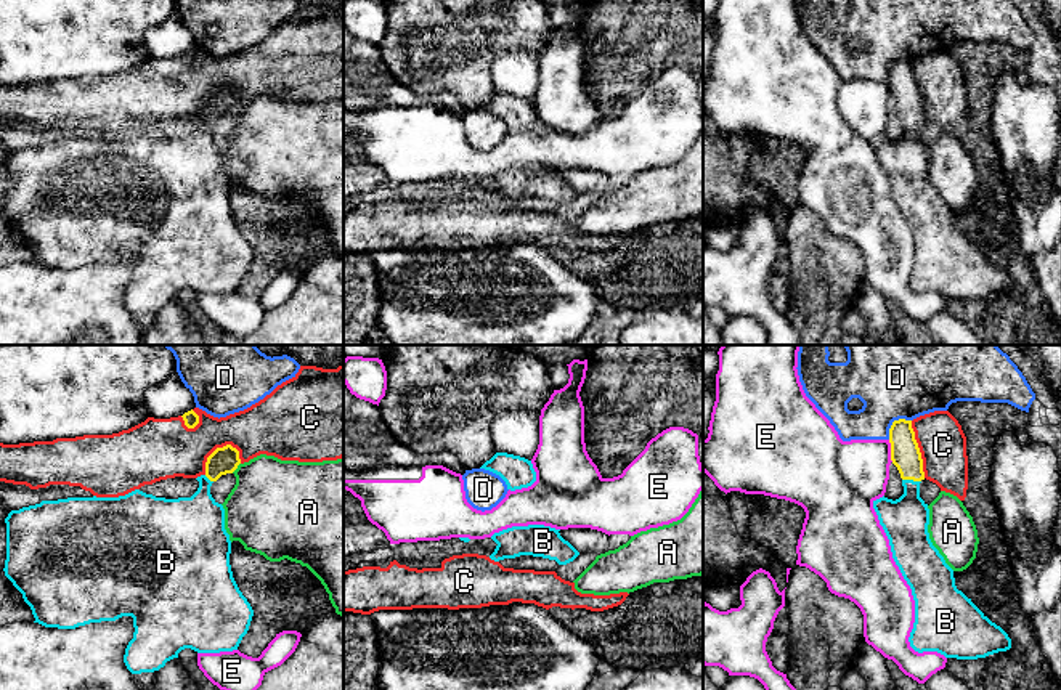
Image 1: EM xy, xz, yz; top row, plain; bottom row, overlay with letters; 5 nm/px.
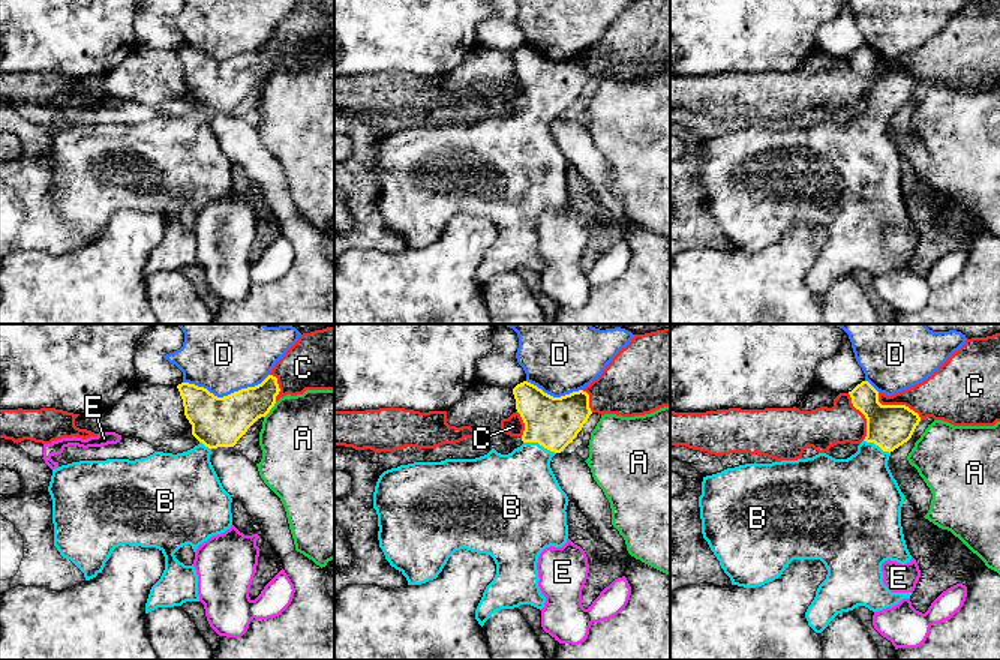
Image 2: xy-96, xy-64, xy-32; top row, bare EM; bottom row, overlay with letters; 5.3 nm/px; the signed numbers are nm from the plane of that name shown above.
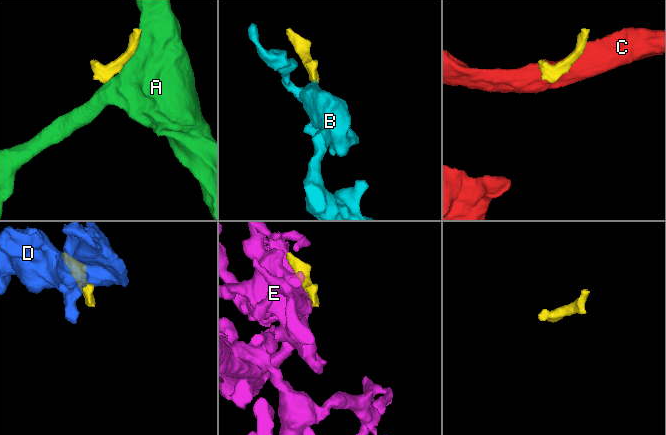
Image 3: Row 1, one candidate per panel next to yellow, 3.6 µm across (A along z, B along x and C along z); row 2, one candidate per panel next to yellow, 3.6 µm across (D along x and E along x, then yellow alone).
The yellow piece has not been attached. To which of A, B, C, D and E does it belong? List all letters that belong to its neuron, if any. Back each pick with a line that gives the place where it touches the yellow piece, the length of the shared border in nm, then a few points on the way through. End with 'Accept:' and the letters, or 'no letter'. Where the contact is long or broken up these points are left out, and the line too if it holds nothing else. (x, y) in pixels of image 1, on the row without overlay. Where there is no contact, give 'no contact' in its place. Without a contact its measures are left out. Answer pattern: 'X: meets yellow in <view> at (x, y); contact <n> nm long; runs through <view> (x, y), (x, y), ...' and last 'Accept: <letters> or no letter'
B: meets yellow in yz at (912, 119); contact 100 nm long; runs through yz (906, 95), (912, 119), (910, 150), (904, 161)
Accept: B

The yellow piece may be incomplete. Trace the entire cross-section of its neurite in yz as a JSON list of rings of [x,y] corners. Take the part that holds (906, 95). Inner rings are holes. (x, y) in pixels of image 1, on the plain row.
[[[894,61],[889,83],[904,135],[896,141],[883,136],[873,141],[873,149],[915,241],[910,287],[918,294],[937,292],[957,300],[978,300],[1010,290],[1008,274],[957,229],[953,210],[929,180],[929,149],[920,138],[923,99],[912,61]]]

